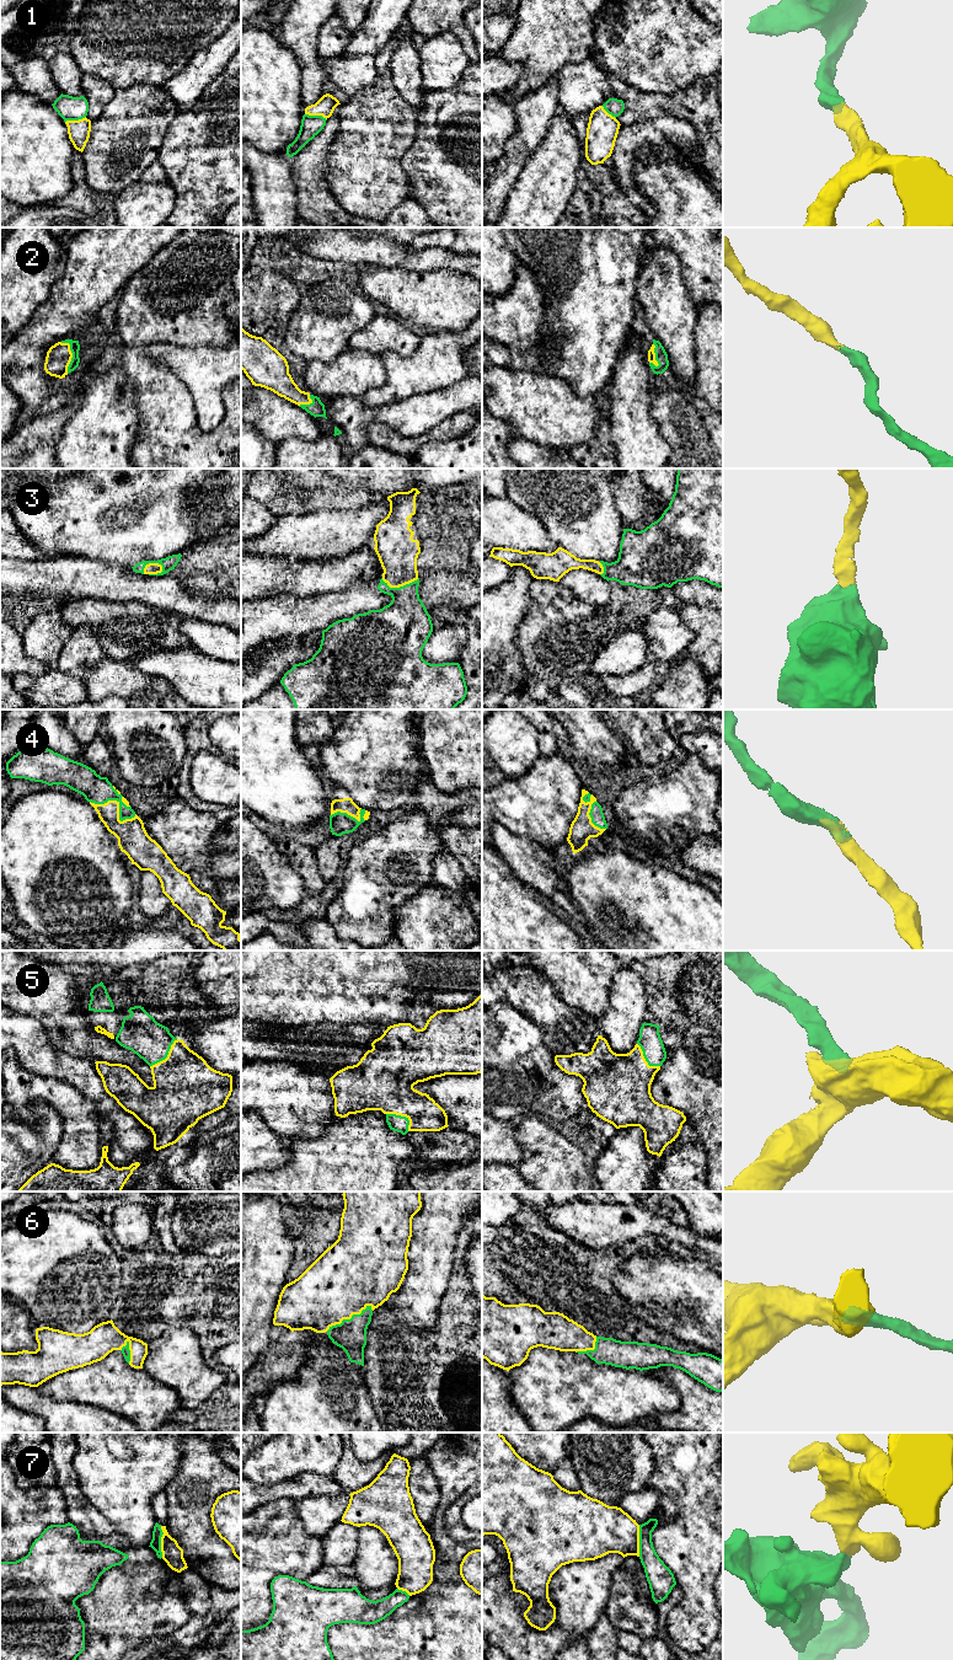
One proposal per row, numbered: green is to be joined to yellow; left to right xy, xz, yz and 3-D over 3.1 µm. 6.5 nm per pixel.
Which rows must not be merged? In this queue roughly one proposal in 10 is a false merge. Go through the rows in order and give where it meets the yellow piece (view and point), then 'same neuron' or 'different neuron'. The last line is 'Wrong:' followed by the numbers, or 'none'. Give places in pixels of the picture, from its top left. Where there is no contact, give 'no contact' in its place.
1: meets yellow in xz at (316, 114); same neuron
2: meets yellow in xy at (71, 354); same neuron
3: meets yellow in xy at (150, 563); same neuron
4: meets yellow in xy at (118, 806); same neuron
5: meets yellow in xy at (167, 1055); same neuron
6: meets yellow in xz at (348, 1318); same neuron
7: meets yellow in xy at (161, 1542); different neuron
Wrong: 7

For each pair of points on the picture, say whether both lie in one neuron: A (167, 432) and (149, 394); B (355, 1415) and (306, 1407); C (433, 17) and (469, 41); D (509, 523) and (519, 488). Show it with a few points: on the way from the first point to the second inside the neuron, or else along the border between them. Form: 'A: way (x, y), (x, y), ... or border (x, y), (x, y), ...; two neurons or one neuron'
A: way (167, 422), (167, 412), (159, 403); one neuron
B: way (343, 1415), (319, 1415); one neuron
C: way (442, 17), (445, 17), (460, 32); one neuron
D: border (506, 496), (540, 519); two neurons

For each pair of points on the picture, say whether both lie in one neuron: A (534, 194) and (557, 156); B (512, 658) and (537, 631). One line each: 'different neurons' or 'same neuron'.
A: same neuron
B: different neurons

